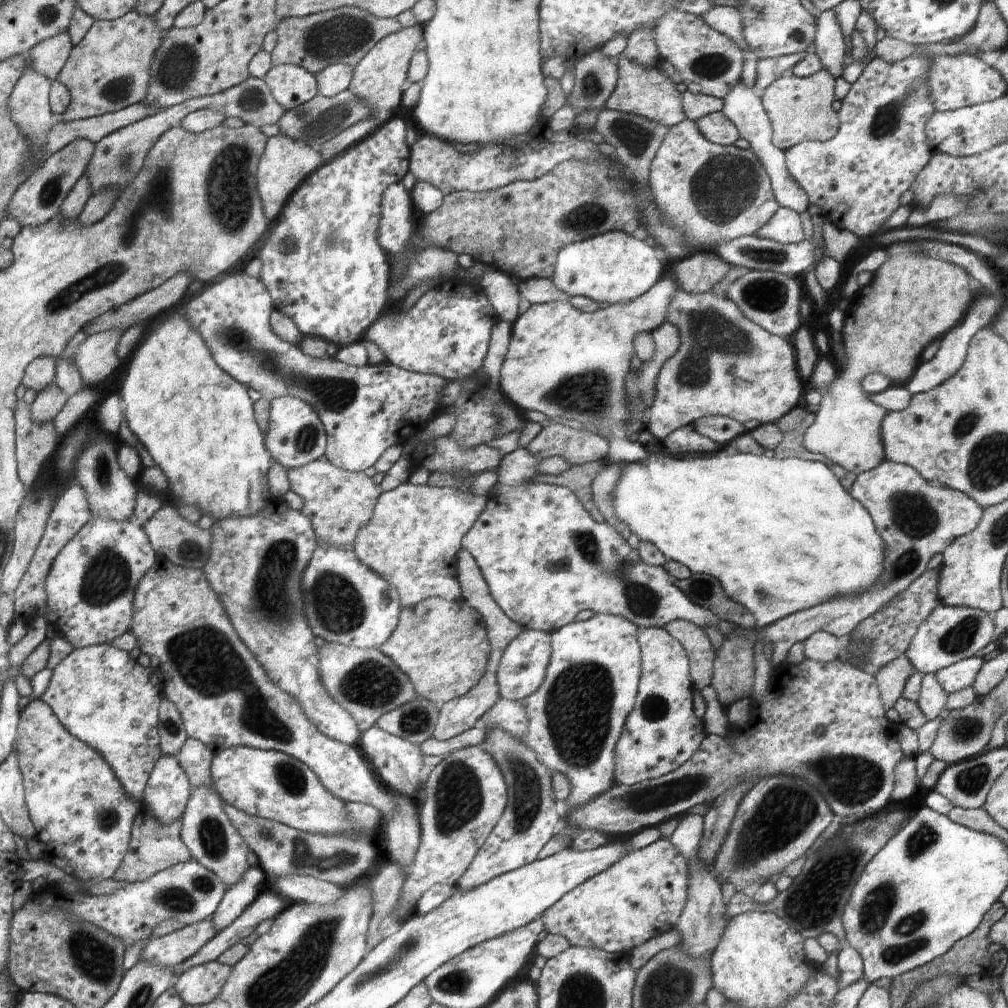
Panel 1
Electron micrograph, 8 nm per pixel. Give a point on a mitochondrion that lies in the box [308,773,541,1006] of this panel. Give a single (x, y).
(410, 944)

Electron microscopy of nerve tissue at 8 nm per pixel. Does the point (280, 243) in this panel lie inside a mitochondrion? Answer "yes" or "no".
no

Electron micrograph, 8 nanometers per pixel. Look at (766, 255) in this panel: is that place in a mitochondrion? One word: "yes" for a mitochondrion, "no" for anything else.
yes

